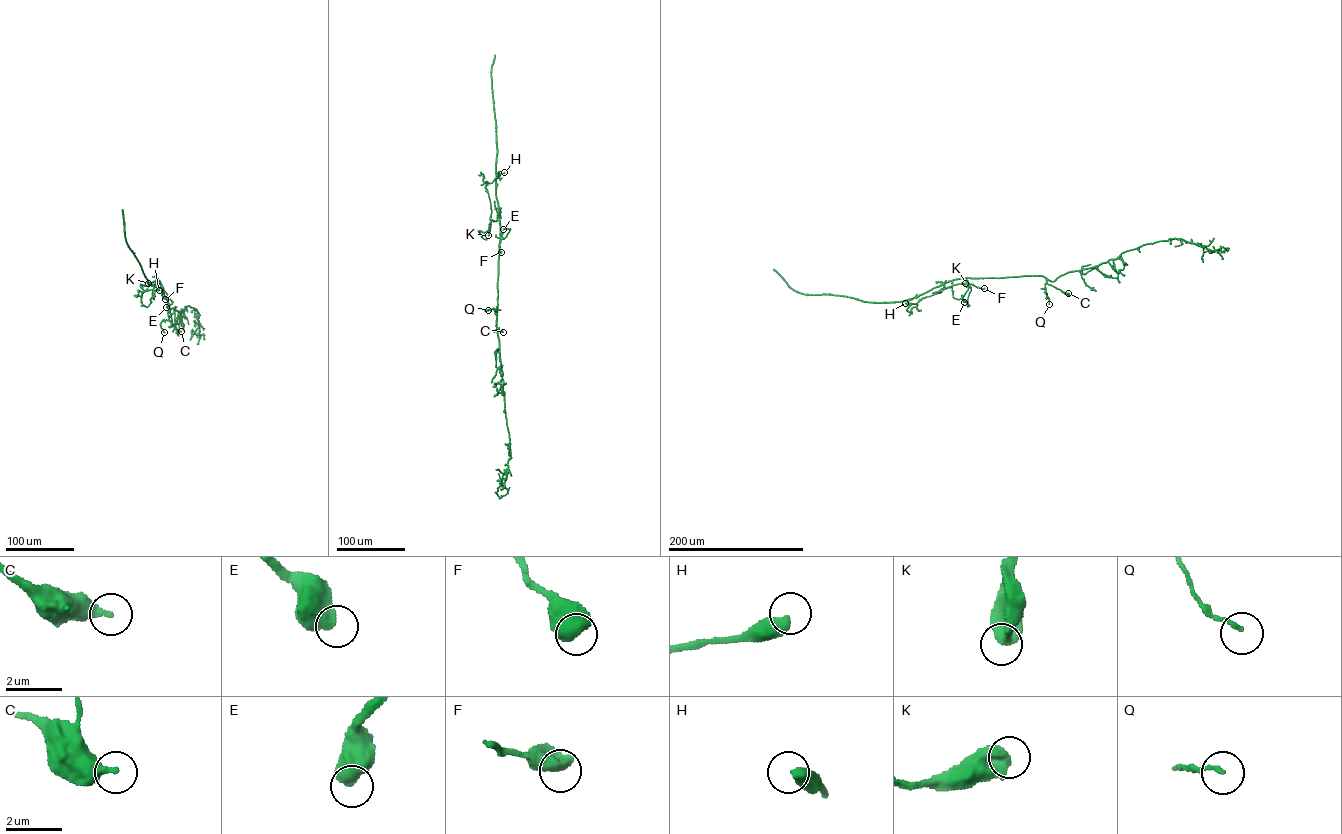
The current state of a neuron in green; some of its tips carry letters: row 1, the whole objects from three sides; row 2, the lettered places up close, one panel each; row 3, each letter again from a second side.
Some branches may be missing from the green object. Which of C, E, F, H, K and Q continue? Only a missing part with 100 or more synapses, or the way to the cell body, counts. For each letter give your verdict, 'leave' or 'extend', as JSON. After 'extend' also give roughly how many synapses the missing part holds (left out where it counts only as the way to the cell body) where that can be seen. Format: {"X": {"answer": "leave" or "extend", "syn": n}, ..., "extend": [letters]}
{"C": {"answer": "leave"}, "E": {"answer": "leave"}, "F": {"answer": "leave"}, "H": {"answer": "leave"}, "K": {"answer": "leave"}, "Q": {"answer": "leave"}, "extend": []}

